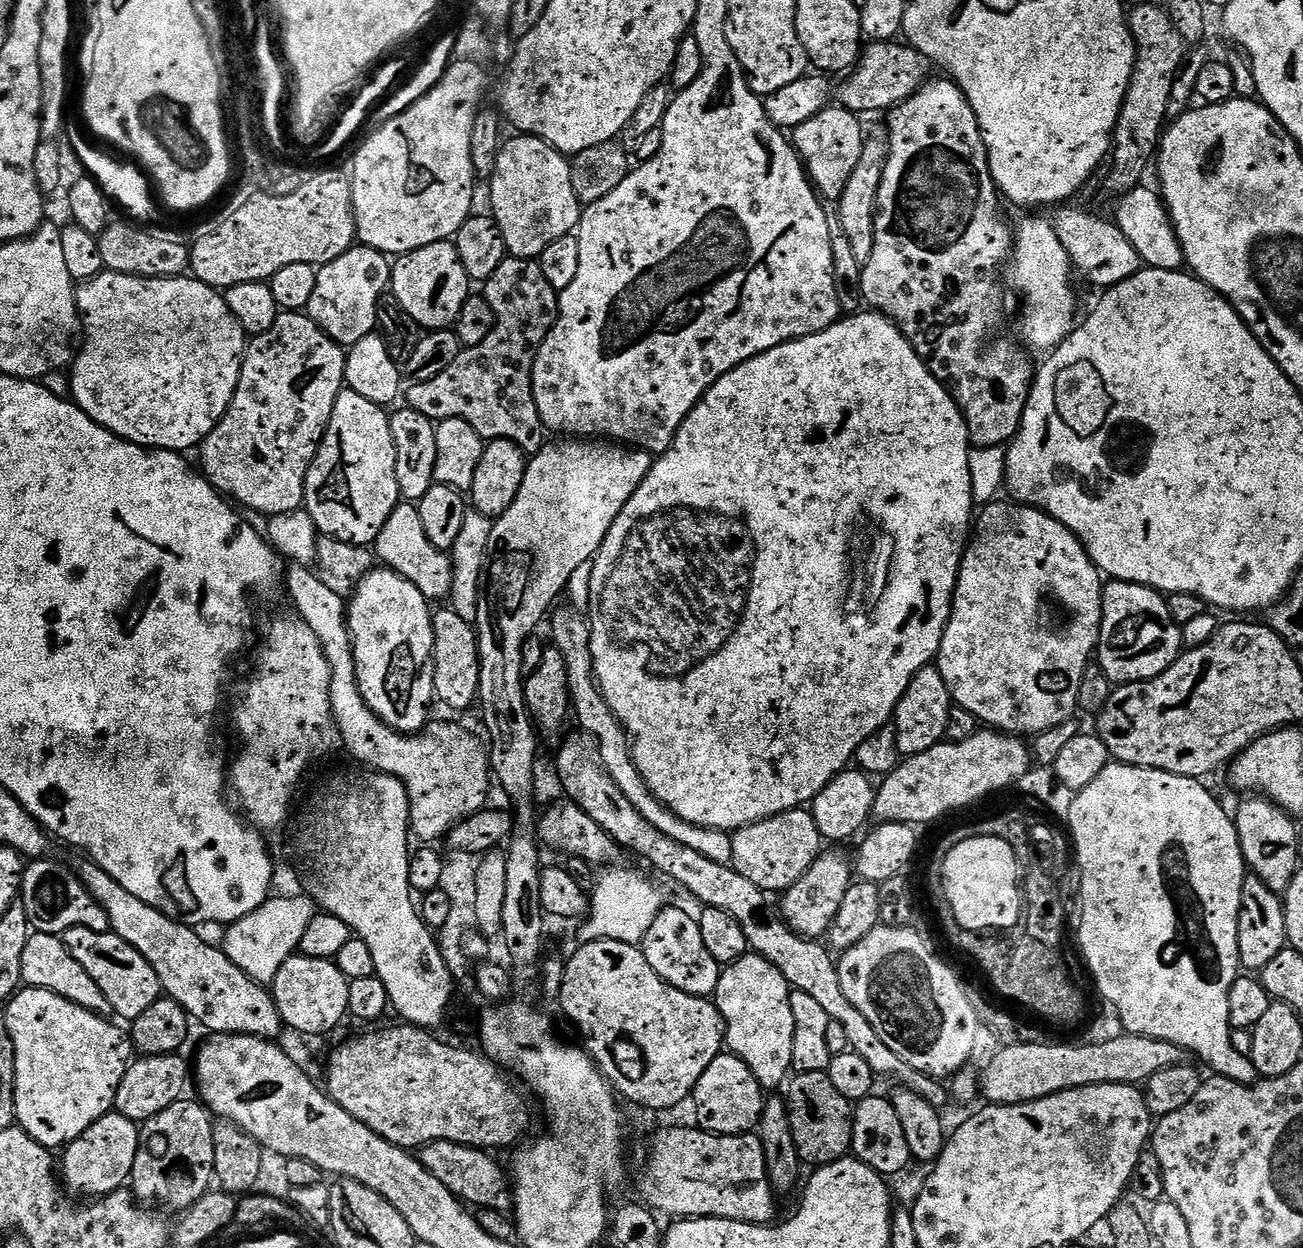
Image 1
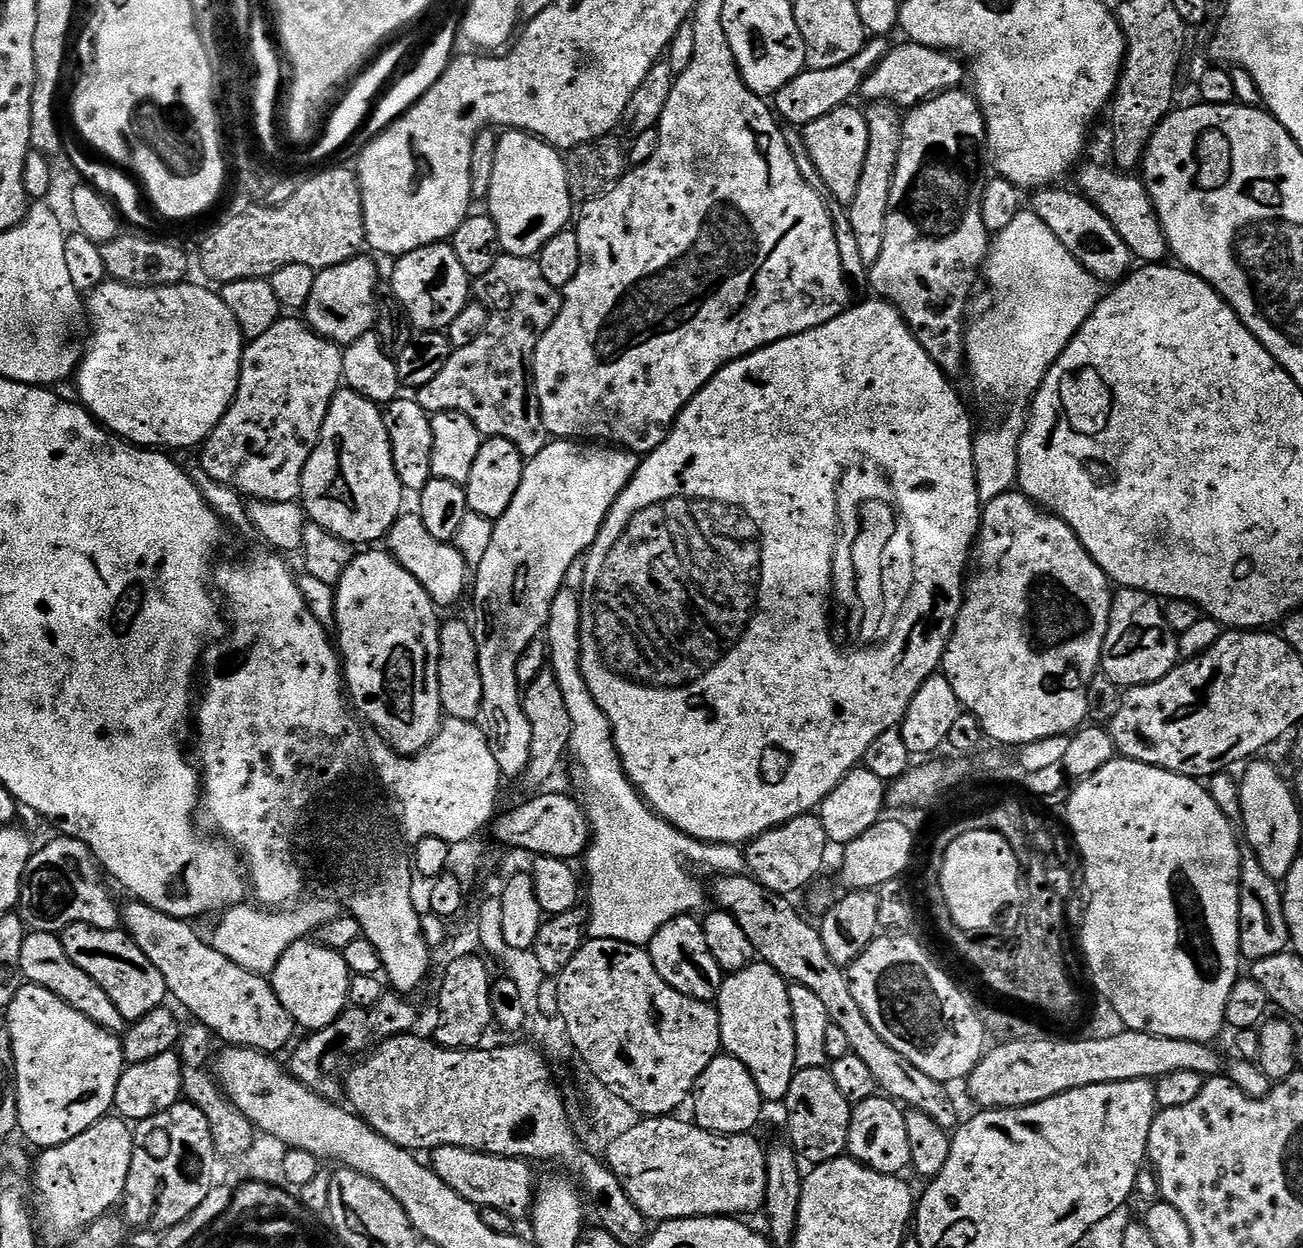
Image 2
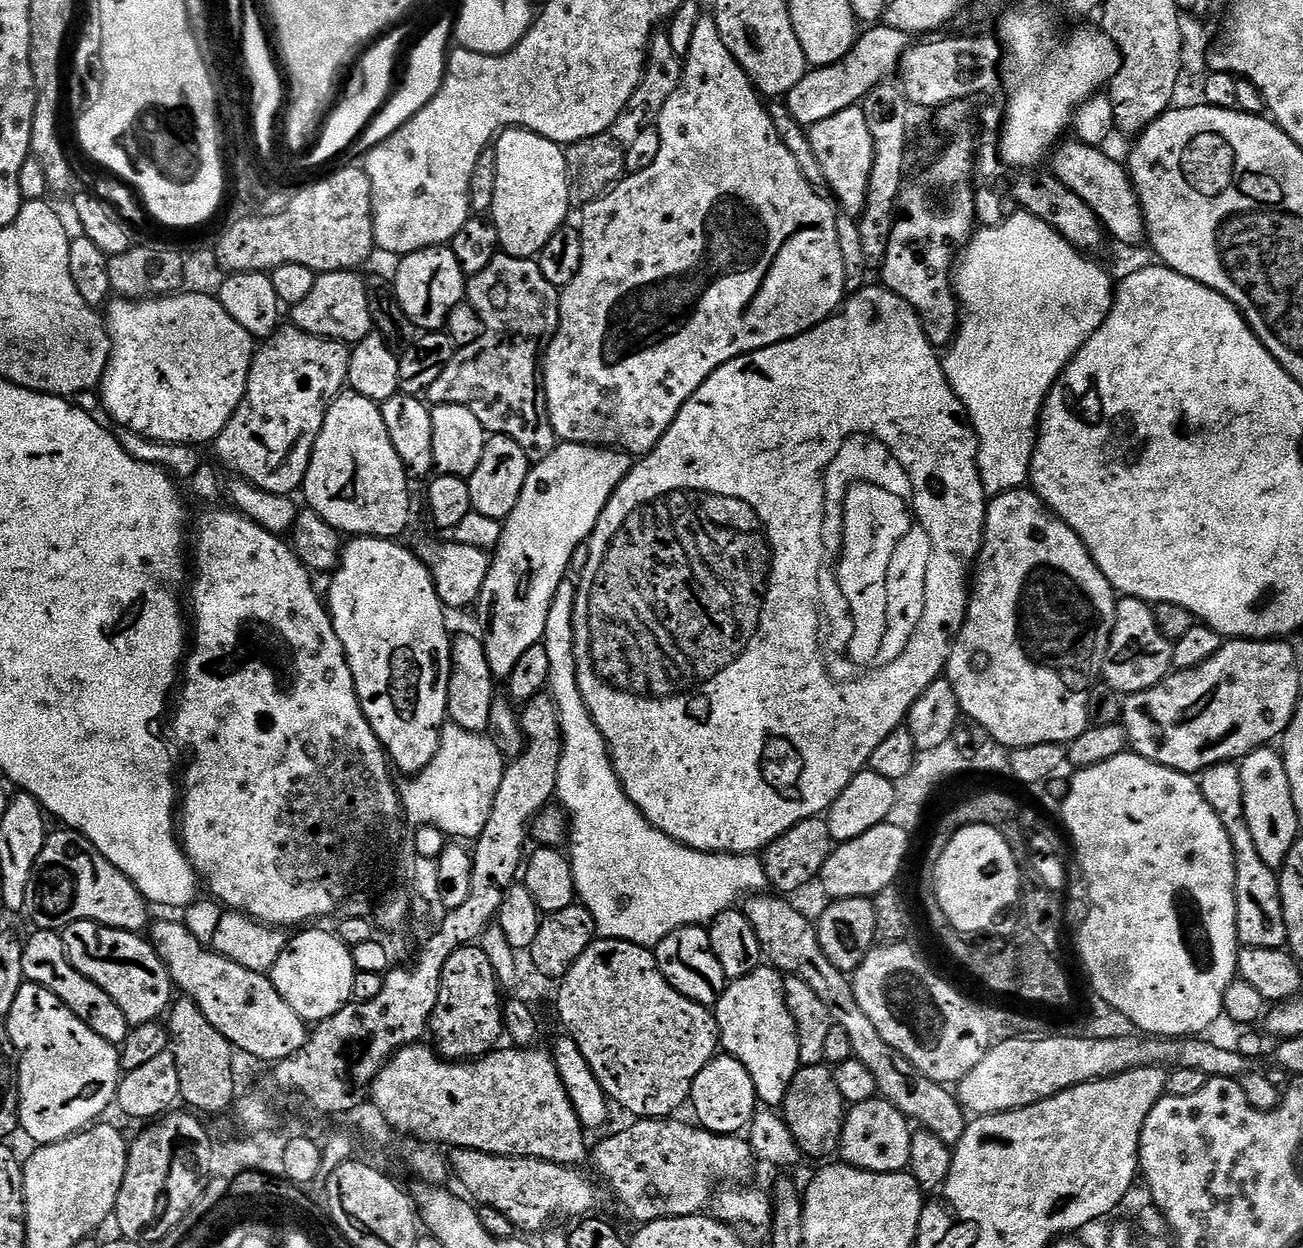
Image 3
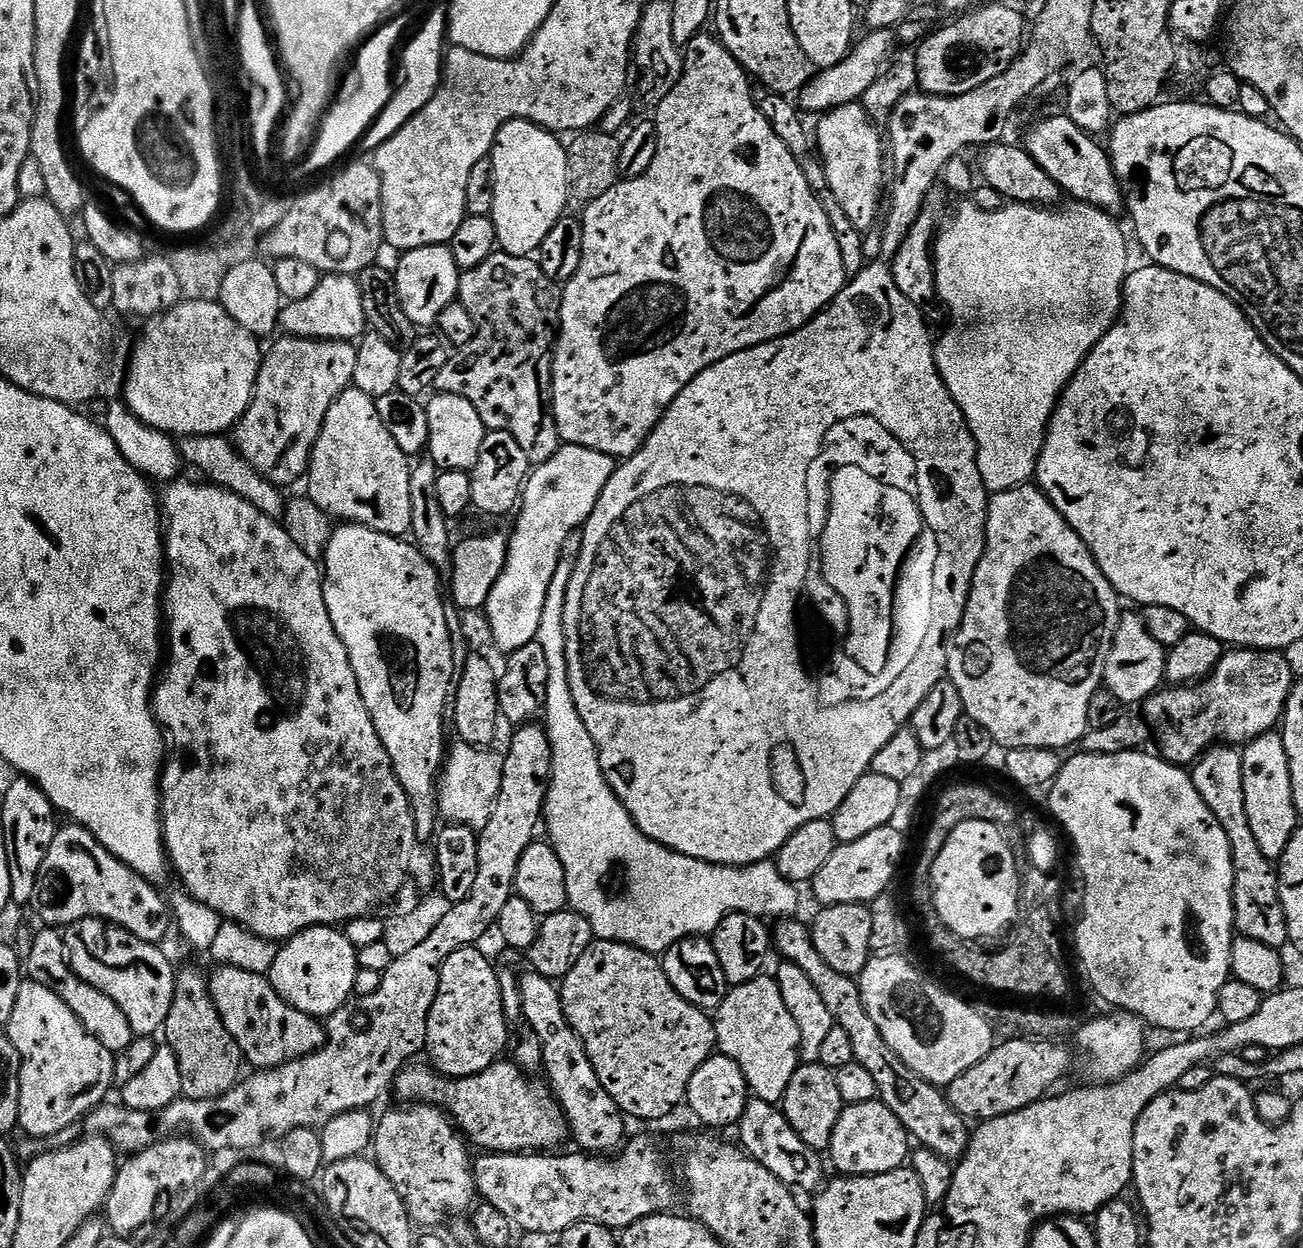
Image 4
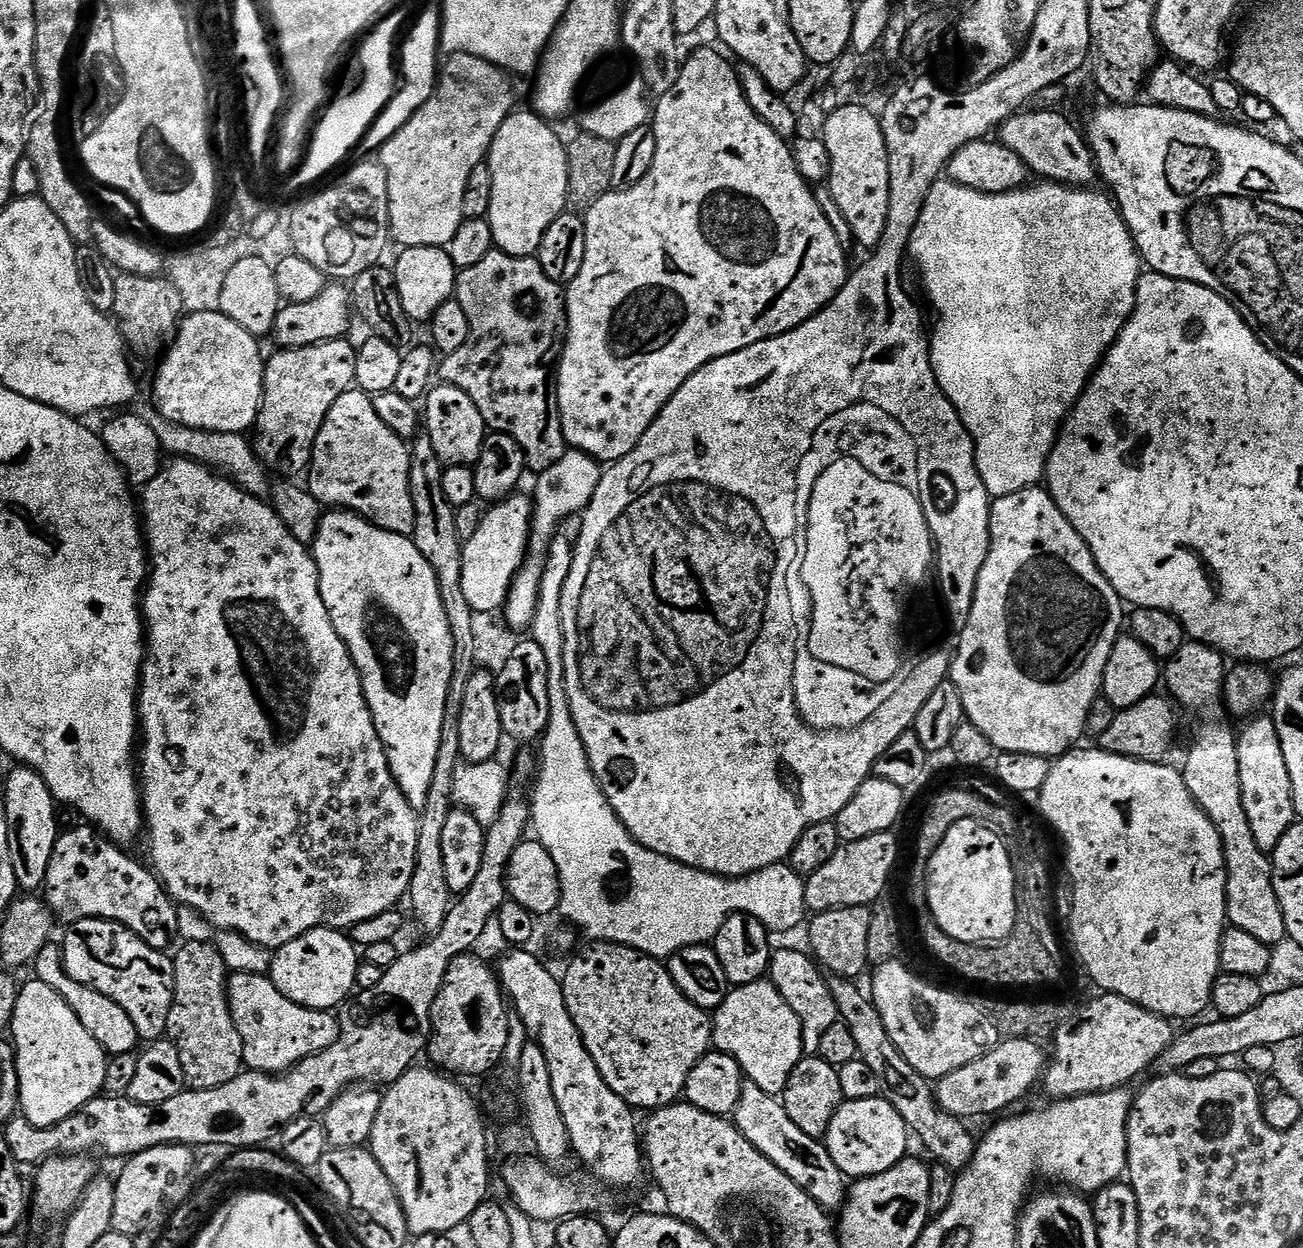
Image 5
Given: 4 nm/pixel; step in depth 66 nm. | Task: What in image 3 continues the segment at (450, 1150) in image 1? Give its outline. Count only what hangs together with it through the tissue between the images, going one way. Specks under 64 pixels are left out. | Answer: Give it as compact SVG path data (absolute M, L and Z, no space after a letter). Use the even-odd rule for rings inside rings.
M456 1148L453 1153L450 1156L450 1168L454 1176L460 1179L461 1186L465 1188L463 1191L477 1205L501 1211L517 1229L525 1228L528 1232L540 1232L556 1215L584 1218L591 1213L588 1211L592 1208L592 1184L580 1173L579 1167L555 1164L549 1160L529 1156L495 1156L469 1148Z

